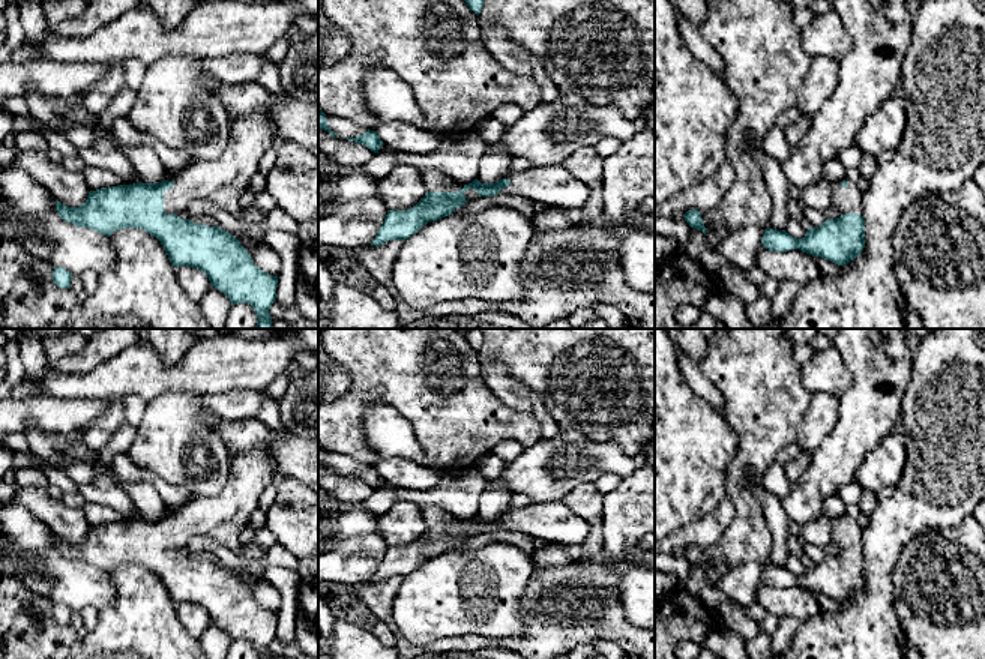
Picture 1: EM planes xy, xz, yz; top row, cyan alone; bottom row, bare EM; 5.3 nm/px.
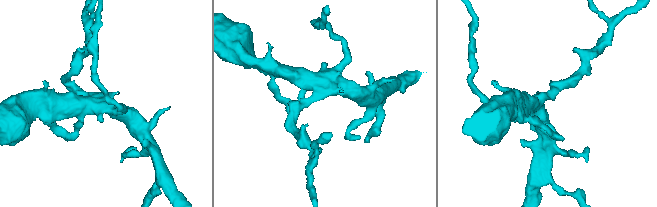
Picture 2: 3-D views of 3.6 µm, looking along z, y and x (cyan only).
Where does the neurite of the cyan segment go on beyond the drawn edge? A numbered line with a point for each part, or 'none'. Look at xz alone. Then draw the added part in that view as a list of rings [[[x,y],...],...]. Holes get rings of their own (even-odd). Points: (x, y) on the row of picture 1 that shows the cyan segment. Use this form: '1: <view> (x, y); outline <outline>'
1: xz (553, 185); outline [[[562,164],[535,167],[521,173],[506,173],[511,185],[502,194],[518,195],[556,209],[580,209],[593,194],[586,183],[575,179]]]

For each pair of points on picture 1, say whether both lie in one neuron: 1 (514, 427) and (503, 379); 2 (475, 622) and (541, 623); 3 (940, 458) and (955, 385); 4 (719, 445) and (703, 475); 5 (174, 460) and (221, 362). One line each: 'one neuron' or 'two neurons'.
1: two neurons
2: two neurons
3: one neuron
4: one neuron
5: two neurons

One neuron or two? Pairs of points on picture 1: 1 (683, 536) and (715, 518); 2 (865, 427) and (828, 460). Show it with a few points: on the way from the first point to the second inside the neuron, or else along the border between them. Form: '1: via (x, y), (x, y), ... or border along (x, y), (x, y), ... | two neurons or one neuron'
1: via (691, 533), (700, 533), (707, 526) | one neuron
2: via (856, 434), (837, 451) | one neuron

